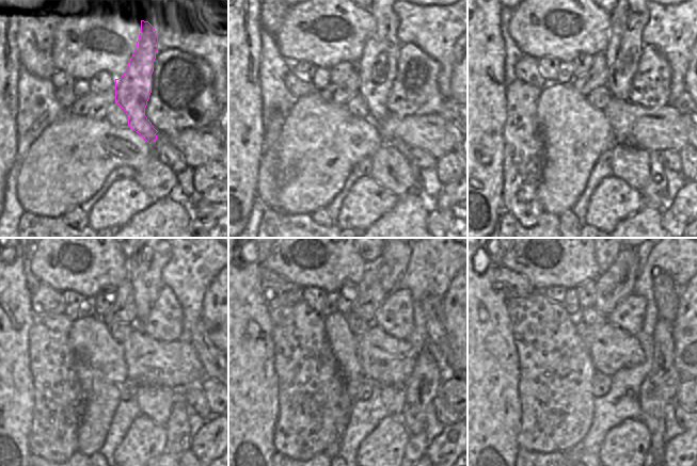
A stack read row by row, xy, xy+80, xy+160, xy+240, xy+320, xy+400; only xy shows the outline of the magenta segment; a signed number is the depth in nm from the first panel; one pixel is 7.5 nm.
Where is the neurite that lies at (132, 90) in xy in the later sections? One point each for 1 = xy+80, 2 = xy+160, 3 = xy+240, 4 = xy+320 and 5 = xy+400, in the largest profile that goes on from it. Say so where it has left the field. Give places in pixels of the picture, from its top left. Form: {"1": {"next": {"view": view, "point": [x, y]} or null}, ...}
{"1": {"next": {"view": "xy+80", "point": [377, 68]}}, "2": {"next": {"view": "xy+160", "point": [624, 46]}}, "3": {"next": {"view": "xy+240", "point": [145, 268]}}, "4": {"next": {"view": "xy+320", "point": [394, 259]}}, "5": {"next": {"view": "xy+400", "point": [643, 259]}}}

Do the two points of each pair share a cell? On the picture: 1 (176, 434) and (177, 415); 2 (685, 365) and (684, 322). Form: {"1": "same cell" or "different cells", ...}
{"1": "same cell", "2": "same cell"}

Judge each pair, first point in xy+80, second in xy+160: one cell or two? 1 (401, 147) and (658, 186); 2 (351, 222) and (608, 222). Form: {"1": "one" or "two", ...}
{"1": "one", "2": "one"}

